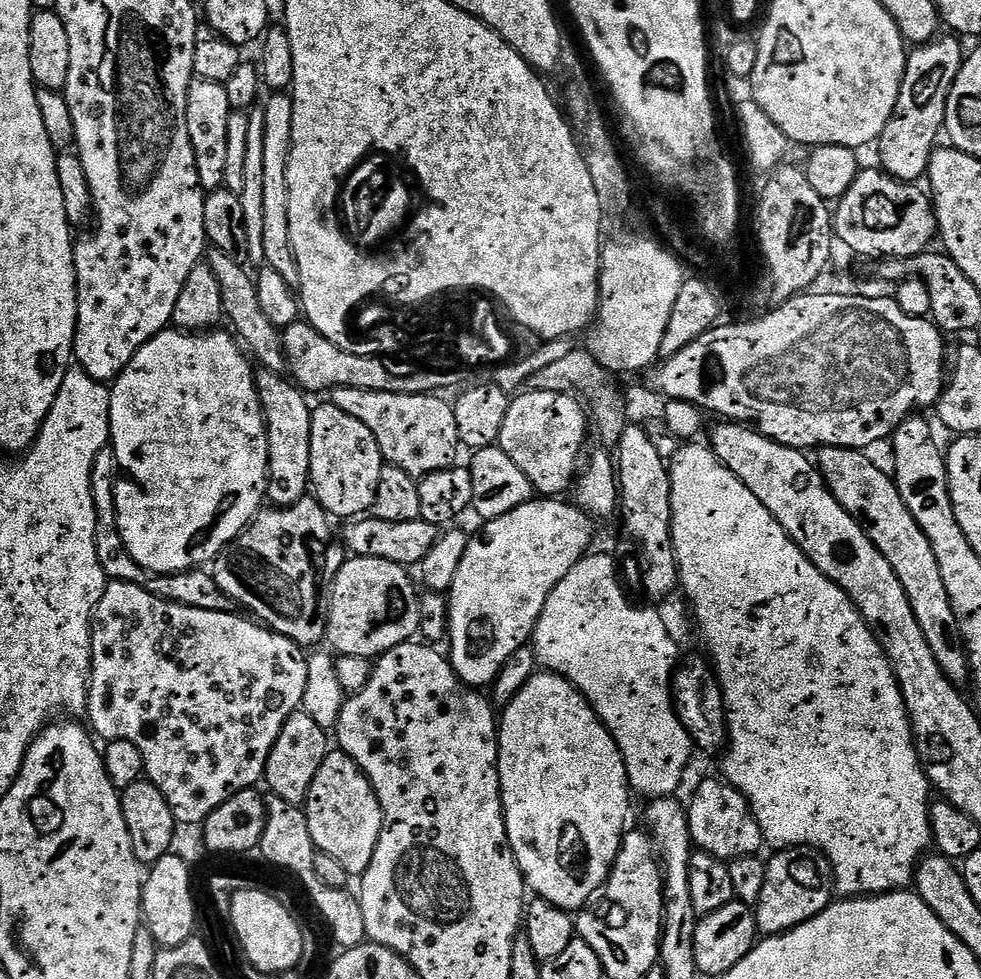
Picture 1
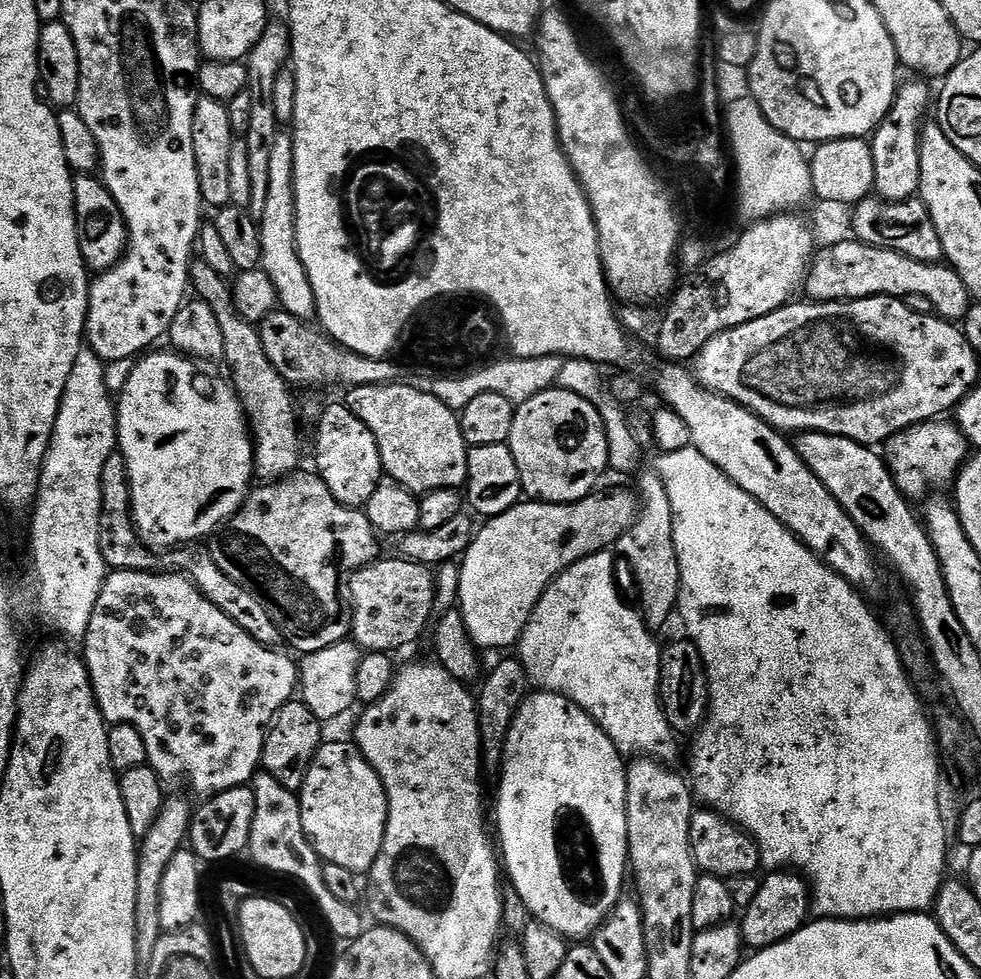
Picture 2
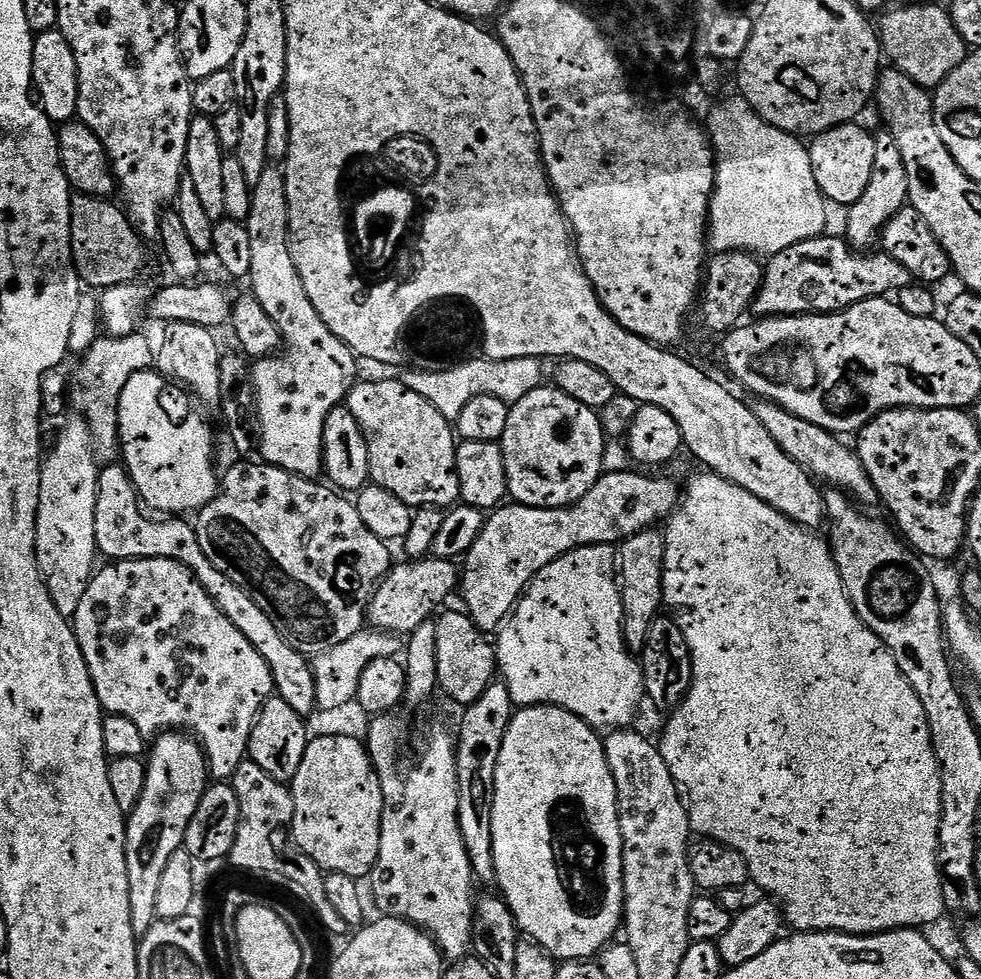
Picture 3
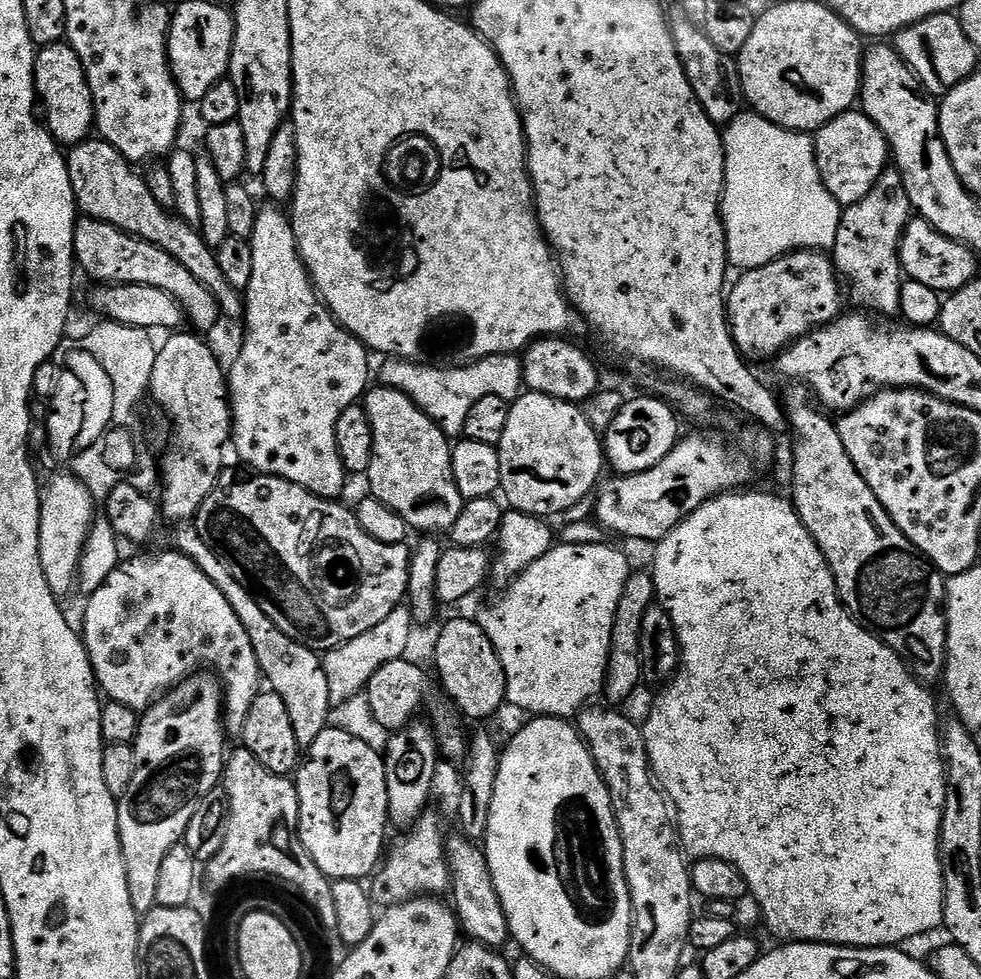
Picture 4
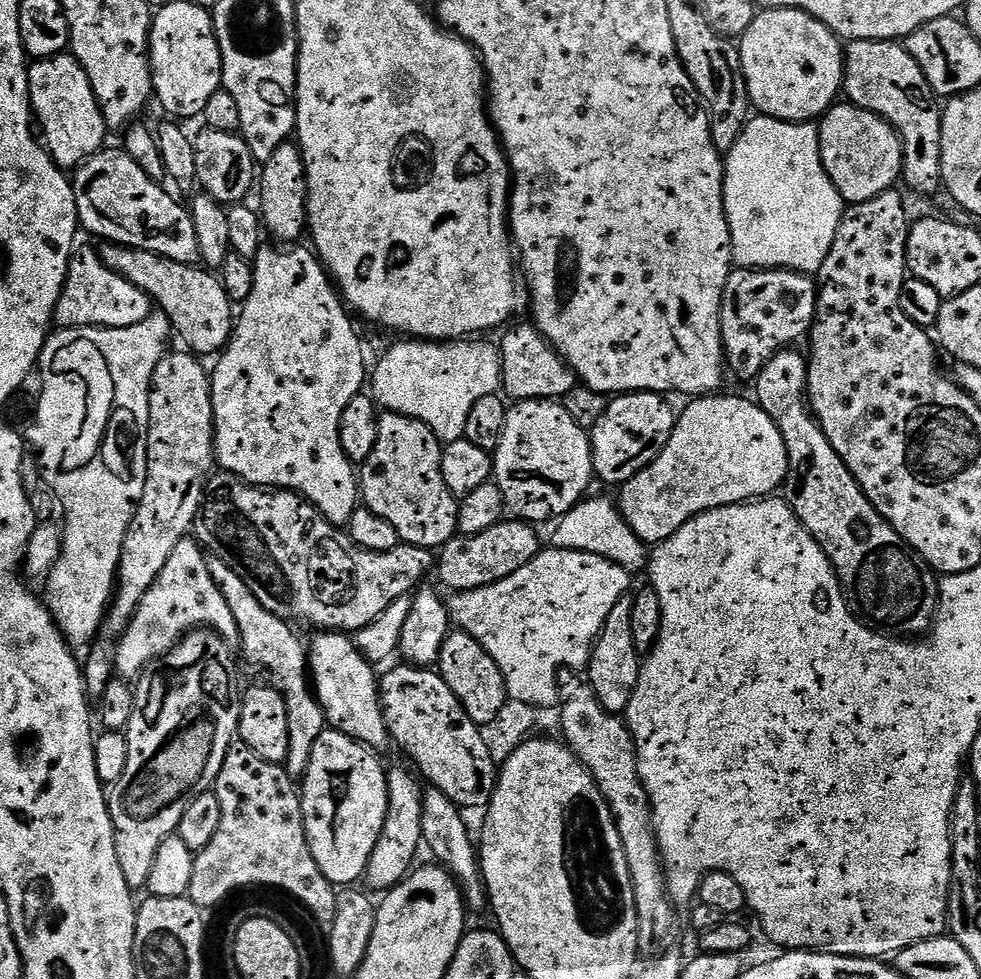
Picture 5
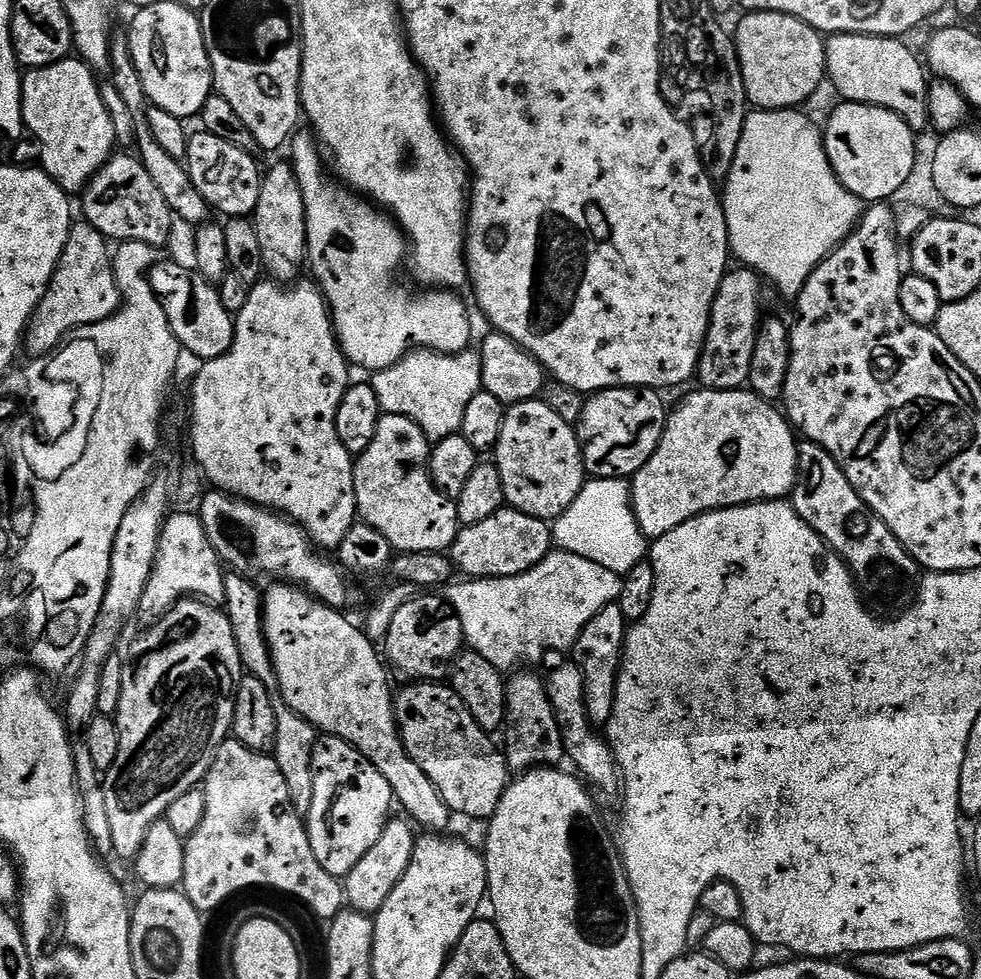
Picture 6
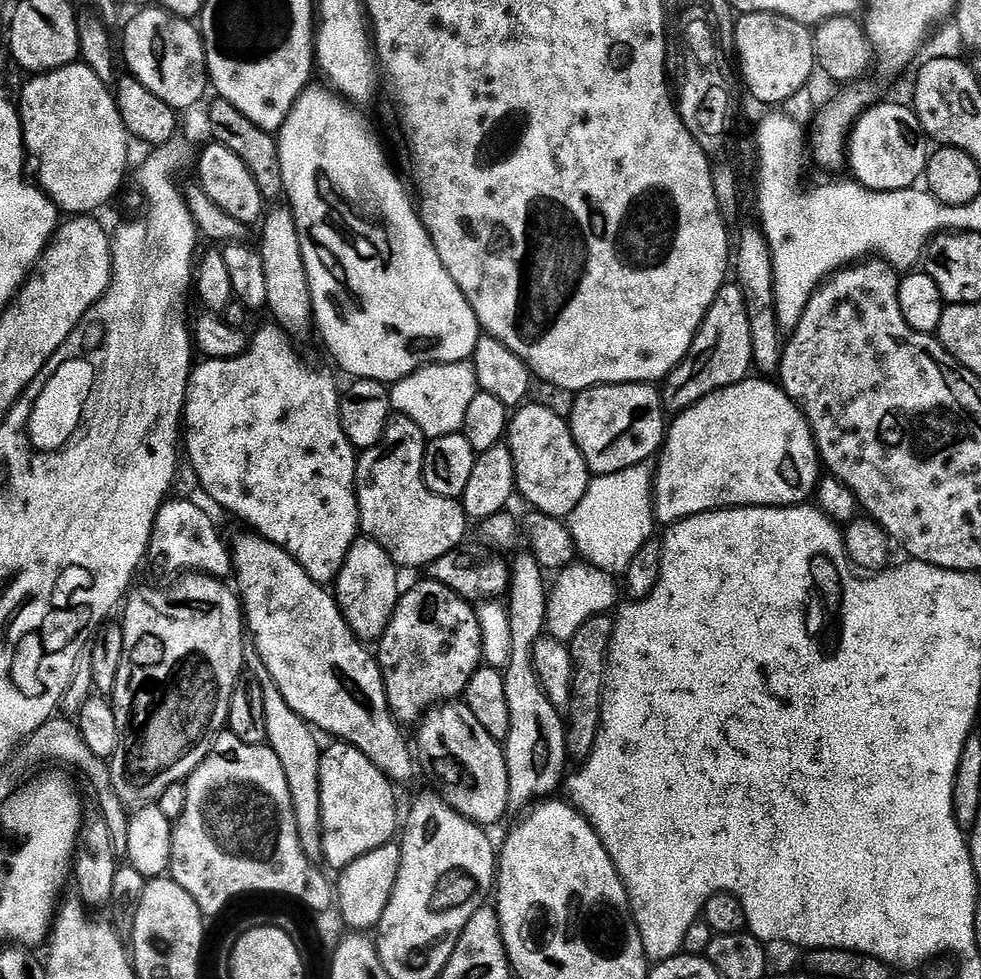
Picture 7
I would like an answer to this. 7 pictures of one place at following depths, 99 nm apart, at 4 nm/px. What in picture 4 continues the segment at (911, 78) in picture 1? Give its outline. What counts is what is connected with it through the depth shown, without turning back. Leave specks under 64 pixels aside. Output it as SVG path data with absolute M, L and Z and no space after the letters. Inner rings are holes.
M894 166L885 168L862 202L854 202L841 211L838 238L830 255L837 273L846 281L847 287L848 284L852 287L853 302L861 309L884 318L899 313L902 283L900 239L913 216L910 194L906 194L902 174Z

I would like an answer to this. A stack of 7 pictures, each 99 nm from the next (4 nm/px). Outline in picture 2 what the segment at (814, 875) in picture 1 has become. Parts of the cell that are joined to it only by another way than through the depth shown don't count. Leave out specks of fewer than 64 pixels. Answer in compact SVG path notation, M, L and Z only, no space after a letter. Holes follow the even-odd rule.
M772 870L767 874L769 876L761 882L752 901L745 906L744 917L738 920L740 936L752 950L769 948L794 935L799 928L804 927L810 916L810 890L799 875L788 870Z

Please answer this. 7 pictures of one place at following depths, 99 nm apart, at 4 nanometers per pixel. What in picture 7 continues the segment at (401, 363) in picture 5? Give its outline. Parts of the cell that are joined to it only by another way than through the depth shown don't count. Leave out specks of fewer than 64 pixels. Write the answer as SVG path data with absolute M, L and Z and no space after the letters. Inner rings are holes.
M468 362L426 364L396 384L391 385L392 410L397 416L410 418L429 441L454 436L463 429L466 410L478 391L475 370Z

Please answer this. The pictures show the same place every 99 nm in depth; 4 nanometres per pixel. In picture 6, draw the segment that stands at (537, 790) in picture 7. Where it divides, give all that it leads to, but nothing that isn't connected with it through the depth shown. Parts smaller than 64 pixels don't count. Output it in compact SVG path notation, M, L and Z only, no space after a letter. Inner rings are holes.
M517 671L507 677L507 719L503 729L502 751L513 773L523 774L529 768L559 765L565 759L562 734L550 706L545 681L532 672Z

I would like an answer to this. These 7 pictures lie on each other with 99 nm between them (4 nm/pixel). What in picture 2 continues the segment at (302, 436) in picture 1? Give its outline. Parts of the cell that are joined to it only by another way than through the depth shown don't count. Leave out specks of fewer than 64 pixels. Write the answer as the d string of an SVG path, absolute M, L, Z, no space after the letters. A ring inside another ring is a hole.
M196 258L189 267L188 278L191 291L199 300L206 302L218 318L218 330L222 330L222 350L224 351L222 363L228 367L227 379L232 385L233 392L240 399L240 405L244 408L252 437L252 463L255 479L260 482L271 482L281 480L284 476L291 476L301 467L300 432L296 429L296 404L292 401L293 389L282 378L282 374L278 374L278 370L270 366L270 358L266 358L266 350L262 350L257 325L248 324L236 313L229 283L226 280L224 282L225 277L213 270L202 258Z

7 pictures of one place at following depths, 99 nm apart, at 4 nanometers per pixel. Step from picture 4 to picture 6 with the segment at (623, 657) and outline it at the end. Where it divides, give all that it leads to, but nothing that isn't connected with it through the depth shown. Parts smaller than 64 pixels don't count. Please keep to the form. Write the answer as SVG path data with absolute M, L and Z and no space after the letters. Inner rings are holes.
M619 603L607 604L578 634L576 644L570 650L571 659L582 670L584 679L584 705L593 726L607 725L614 710L616 683L620 673L620 662L624 655L624 639L628 636L630 621L622 614Z

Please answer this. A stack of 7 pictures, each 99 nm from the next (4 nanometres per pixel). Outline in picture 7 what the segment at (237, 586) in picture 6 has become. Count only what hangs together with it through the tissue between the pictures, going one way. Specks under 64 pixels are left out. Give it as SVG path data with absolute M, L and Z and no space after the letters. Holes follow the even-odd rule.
M251 646L245 647L244 650L244 672L254 677L259 688L262 689L262 703L266 706L267 745L274 750L274 754L278 754L278 762L282 762L282 770L286 773L286 786L290 786L290 798L294 806L294 818L298 826L298 838L302 844L303 853L310 861L321 861L323 859L320 838L322 743L320 744L319 738L321 739L321 737L317 735L312 725L306 723L298 714L294 714L294 710L290 710L290 706L286 706L286 698L282 698L282 690L278 690L278 686L274 686L274 678L270 678L262 658Z

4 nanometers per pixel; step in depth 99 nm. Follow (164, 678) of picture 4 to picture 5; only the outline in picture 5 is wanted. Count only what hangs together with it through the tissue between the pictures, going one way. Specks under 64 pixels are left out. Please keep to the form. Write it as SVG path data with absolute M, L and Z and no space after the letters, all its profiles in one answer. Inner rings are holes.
M185 538L182 542L178 542L178 546L174 546L174 554L170 554L166 566L162 566L162 574L158 574L154 586L146 590L146 598L142 598L130 626L120 635L115 647L115 675L129 682L143 677L149 666L155 665L157 661L167 656L168 651L194 628L211 628L228 644L239 645L238 622L234 622L234 614L230 614L230 606L226 606L226 598L222 598L222 590L210 574L205 549L195 539Z

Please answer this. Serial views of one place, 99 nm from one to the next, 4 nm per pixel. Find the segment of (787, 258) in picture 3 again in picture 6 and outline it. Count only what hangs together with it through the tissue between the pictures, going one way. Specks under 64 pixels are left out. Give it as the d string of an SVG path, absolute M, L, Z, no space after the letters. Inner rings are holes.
M736 266L725 272L712 303L708 333L704 339L700 365L696 367L701 389L730 392L743 389L747 385L750 358L754 358L756 332L762 323L760 284L762 285L761 277L751 268Z

